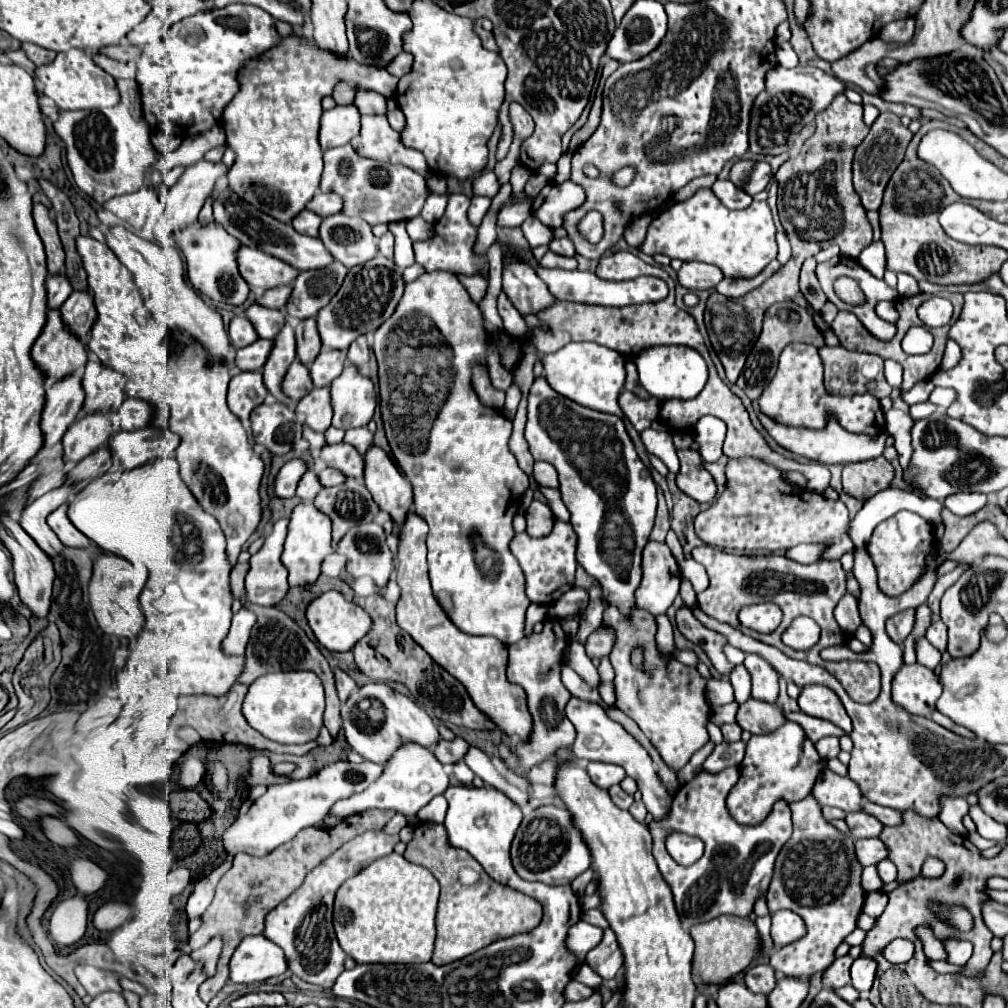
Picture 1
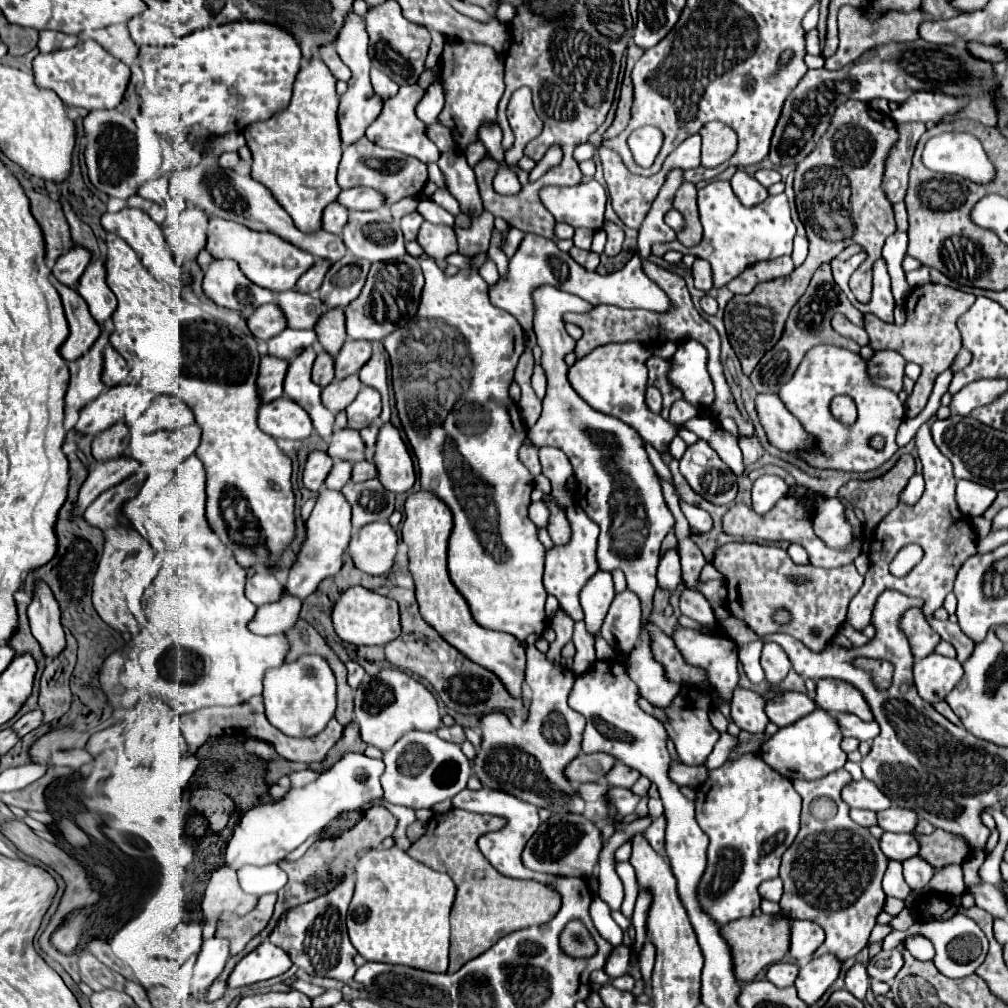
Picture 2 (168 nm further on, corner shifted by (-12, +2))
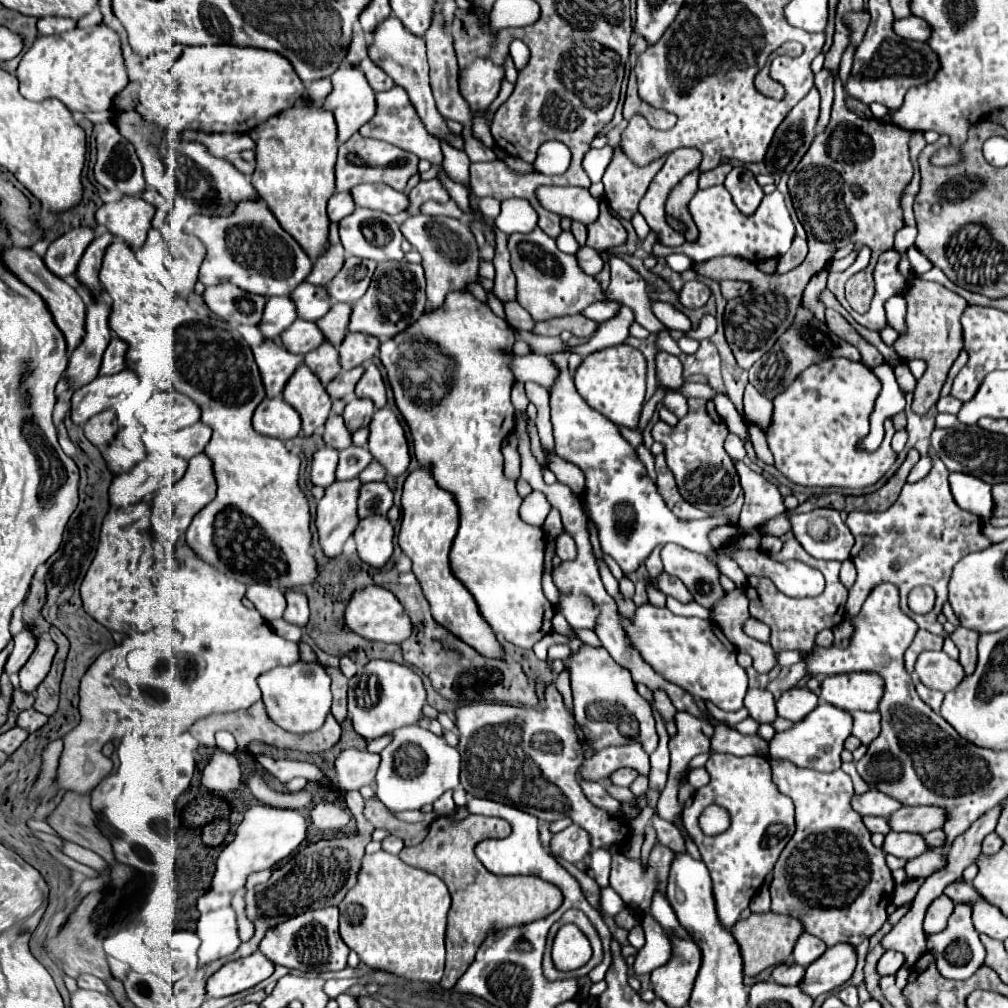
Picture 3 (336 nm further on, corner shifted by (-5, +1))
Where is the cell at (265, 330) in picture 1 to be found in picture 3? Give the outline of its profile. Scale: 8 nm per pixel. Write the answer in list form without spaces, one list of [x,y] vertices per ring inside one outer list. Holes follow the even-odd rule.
[[[301,283],[291,293],[291,299],[297,305],[299,317],[305,319],[305,321],[321,319],[329,311],[329,307],[331,307],[327,289],[319,287],[319,285],[311,285],[311,283]]]

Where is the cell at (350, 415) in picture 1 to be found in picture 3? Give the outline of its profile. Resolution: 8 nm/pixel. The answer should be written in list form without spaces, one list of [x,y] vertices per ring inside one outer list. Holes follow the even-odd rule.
[[[353,397],[343,411],[343,419],[349,433],[355,433],[361,427],[369,427],[373,413],[375,413],[375,405],[371,403],[371,399]]]

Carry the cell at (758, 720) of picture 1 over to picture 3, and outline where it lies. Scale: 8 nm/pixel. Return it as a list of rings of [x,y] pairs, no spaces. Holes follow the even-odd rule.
[[[795,687],[783,693],[783,697],[777,701],[777,711],[781,717],[791,721],[803,721],[819,703],[819,697],[809,691],[807,687]]]

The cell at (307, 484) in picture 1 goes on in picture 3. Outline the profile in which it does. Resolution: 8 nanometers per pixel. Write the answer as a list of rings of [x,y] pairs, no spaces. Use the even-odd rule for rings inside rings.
[[[347,447],[339,453],[339,465],[337,465],[337,481],[347,481],[359,477],[359,473],[373,461],[369,459],[367,447]]]

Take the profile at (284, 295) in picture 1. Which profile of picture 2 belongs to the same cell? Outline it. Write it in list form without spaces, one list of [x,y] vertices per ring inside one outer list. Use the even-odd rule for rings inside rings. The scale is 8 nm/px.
[[[316,260],[314,266],[298,280],[298,286],[294,286],[294,290],[302,290],[302,294],[316,294],[328,268],[330,268],[328,260]]]

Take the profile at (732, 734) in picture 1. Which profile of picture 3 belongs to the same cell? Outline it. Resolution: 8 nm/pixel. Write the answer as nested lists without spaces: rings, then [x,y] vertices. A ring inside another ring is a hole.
[[[749,689],[745,695],[745,707],[759,723],[773,723],[777,717],[775,699],[767,689]]]

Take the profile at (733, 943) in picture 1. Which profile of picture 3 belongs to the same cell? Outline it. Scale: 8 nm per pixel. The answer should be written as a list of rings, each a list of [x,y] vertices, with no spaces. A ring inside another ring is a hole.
[[[773,911],[751,913],[747,919],[739,919],[733,925],[731,933],[737,939],[737,943],[741,945],[745,975],[753,977],[753,975],[759,975],[761,971],[775,967],[791,957],[791,951],[799,939],[799,935],[803,933],[803,923],[799,923],[799,919],[793,919],[791,915],[777,915]]]

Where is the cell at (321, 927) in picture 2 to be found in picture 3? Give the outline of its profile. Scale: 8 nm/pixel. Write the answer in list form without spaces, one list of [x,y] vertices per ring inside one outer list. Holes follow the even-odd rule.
[[[337,907],[307,911],[299,917],[291,917],[285,923],[267,931],[267,935],[259,945],[259,951],[275,965],[283,965],[301,973],[323,973],[323,971],[345,969],[349,949],[339,937],[337,919],[339,919]]]

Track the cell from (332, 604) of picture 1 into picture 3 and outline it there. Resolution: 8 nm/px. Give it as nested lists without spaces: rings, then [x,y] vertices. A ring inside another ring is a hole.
[[[369,585],[361,593],[355,593],[347,605],[345,611],[345,623],[351,631],[359,633],[361,637],[367,637],[371,641],[383,641],[383,643],[403,643],[411,637],[411,619],[399,599],[385,587]]]

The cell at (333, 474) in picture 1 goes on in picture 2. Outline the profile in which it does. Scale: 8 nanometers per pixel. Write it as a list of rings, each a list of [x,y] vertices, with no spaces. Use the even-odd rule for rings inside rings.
[[[356,462],[354,464],[354,474],[352,474],[352,482],[366,482],[370,478],[376,478],[376,466],[372,462]]]

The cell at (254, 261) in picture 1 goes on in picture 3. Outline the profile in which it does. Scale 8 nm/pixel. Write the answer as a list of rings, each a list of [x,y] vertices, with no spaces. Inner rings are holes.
[[[263,199],[239,201],[231,215],[193,215],[185,223],[183,231],[197,237],[207,247],[207,255],[199,271],[199,281],[205,287],[229,281],[247,293],[263,297],[291,295],[291,291],[307,279],[313,267],[307,253],[281,229]]]

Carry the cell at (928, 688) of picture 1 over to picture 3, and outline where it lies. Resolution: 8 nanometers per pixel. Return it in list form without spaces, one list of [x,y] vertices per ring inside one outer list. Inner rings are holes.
[[[925,651],[915,663],[915,673],[919,679],[937,691],[953,691],[965,677],[959,661],[951,659],[945,651]]]

